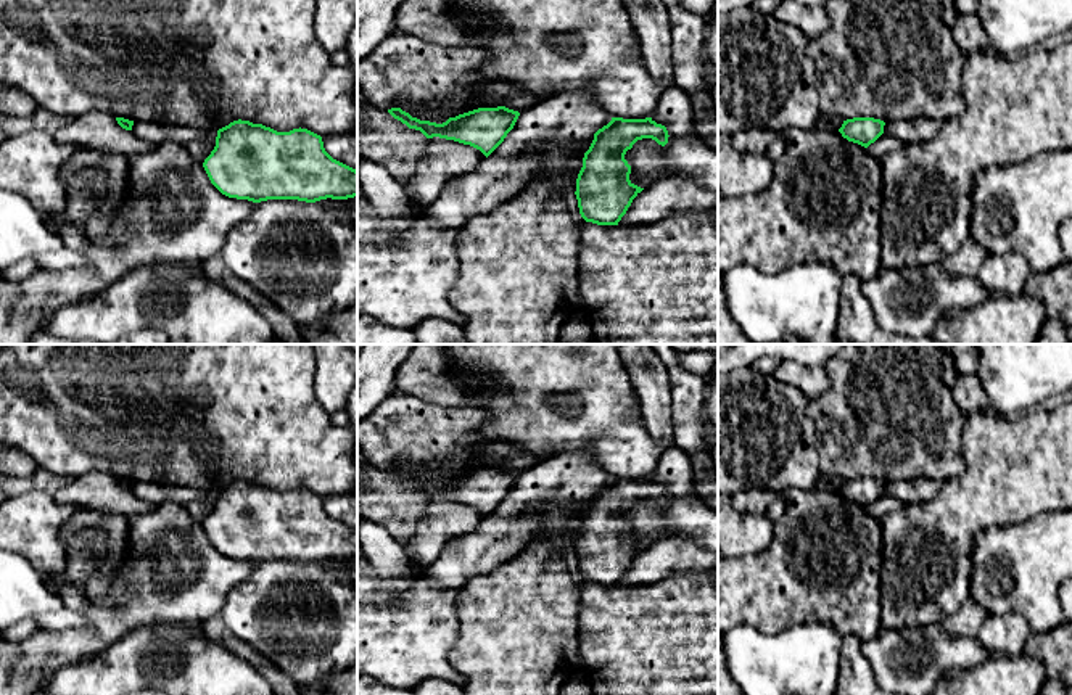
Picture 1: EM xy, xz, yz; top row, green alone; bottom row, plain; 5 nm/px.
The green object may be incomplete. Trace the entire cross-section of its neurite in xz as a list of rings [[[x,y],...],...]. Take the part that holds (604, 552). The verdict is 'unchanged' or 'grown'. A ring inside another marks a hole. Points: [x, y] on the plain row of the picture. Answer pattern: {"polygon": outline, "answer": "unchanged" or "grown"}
{"polygon": [[[652,478],[612,481],[594,494],[576,539],[579,574],[586,582],[618,586],[633,560],[644,550],[629,541],[631,526],[625,520],[637,500],[668,504],[668,491]]], "answer": "unchanged"}

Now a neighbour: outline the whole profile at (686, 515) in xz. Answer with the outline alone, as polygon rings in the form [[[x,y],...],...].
[[[678,447],[665,449],[650,478],[666,487],[668,504],[662,507],[652,499],[642,499],[626,512],[631,544],[645,550],[654,542],[681,536],[718,552],[718,510],[710,508],[695,492],[689,455]]]

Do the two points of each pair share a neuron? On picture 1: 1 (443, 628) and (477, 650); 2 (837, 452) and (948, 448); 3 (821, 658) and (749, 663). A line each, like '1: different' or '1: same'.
1: different
2: same
3: same

